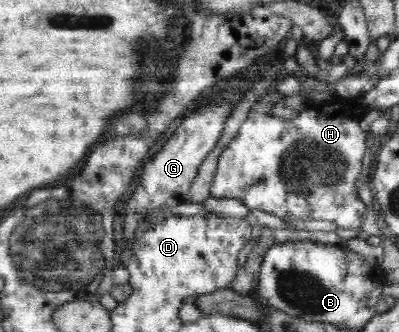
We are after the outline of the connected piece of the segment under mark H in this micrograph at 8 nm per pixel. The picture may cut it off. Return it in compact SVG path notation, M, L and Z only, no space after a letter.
M271 90L260 97L249 110L239 133L219 155L215 176L212 178L211 197L236 198L250 209L257 208L281 219L329 220L339 228L360 231L367 208L357 193L355 182L363 172L367 138L361 129L359 118L367 106L363 106L362 99L349 102L345 97L336 96L334 100L323 102L318 107L309 106L296 117L283 121L271 115L271 106L281 100L285 100L285 95Z

